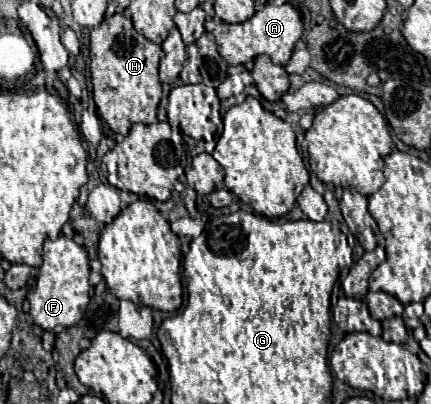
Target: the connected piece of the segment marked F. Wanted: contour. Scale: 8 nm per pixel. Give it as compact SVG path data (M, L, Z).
M59 236L57 240L47 240L43 244L43 264L37 272L37 284L27 296L33 322L51 332L77 324L89 304L89 288L89 260L85 248L65 236Z

